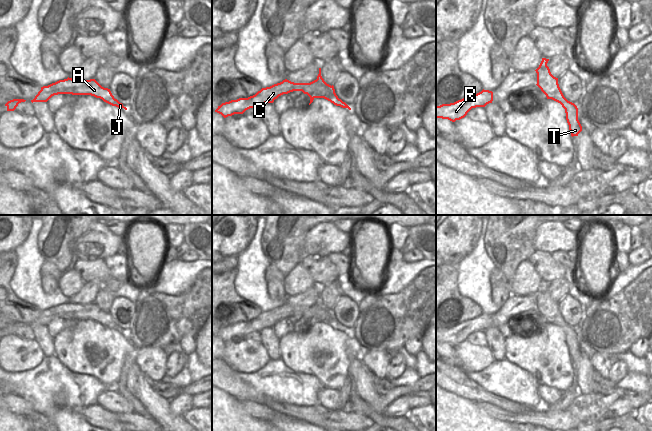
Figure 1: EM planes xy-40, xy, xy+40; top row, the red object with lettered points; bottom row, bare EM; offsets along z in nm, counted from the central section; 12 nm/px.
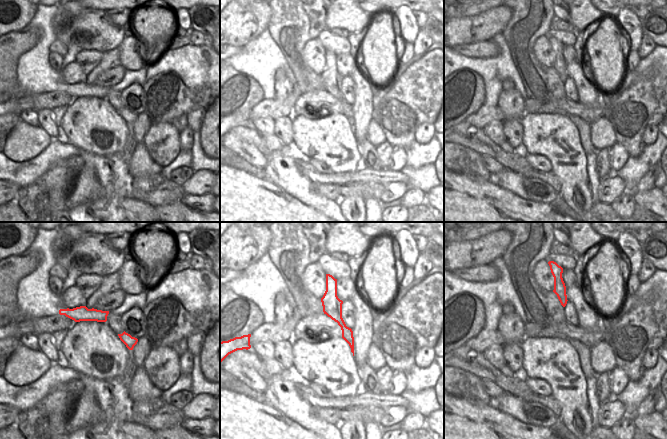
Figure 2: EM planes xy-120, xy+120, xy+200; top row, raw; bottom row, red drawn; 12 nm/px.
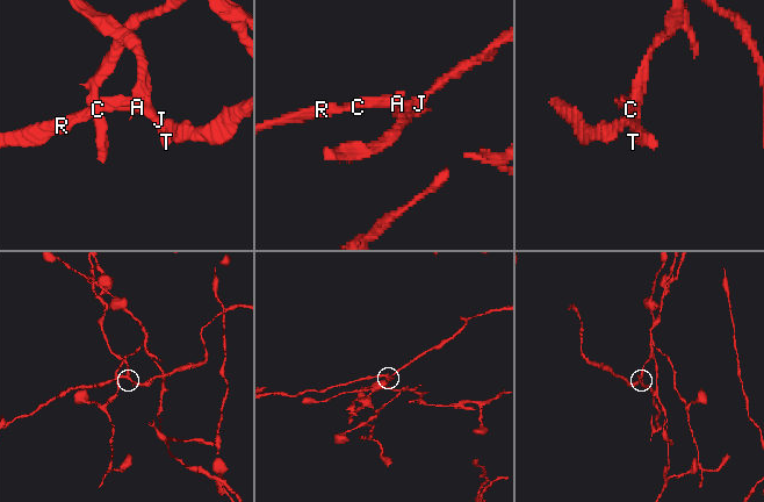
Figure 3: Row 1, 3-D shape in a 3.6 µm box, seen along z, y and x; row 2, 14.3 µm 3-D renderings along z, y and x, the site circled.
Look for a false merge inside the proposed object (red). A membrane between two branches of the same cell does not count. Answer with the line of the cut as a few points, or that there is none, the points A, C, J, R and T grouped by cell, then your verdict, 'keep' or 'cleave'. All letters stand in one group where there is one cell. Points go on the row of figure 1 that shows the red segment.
xy (316, 79), (335, 93) | A C J R / T | cleave

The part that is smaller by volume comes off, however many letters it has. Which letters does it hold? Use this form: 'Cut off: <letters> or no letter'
Cut off: A, C, J, R

